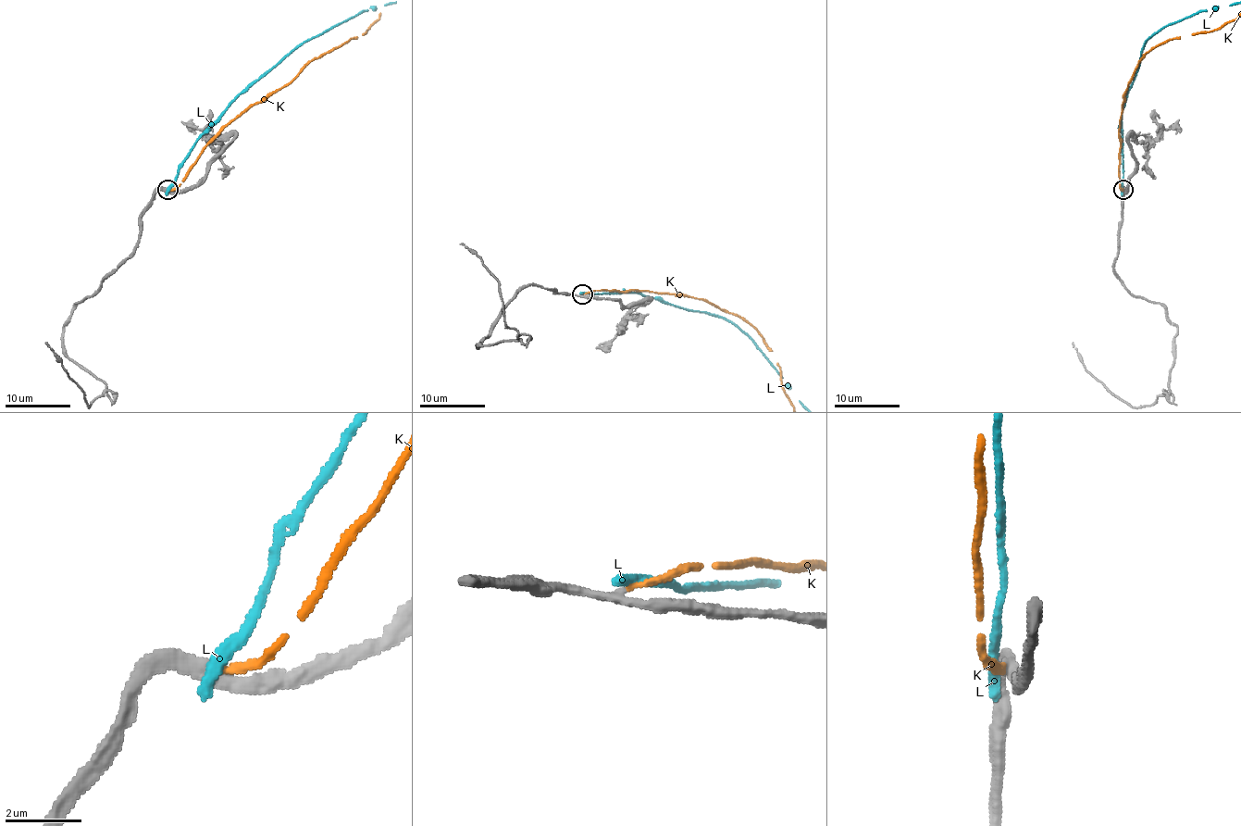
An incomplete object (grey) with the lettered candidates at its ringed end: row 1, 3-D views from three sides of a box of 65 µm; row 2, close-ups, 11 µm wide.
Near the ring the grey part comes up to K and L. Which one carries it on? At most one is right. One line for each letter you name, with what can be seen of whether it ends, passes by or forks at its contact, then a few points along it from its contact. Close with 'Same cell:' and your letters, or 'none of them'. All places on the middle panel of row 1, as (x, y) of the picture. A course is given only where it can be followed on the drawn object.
K: it ends there
Same cell: K

